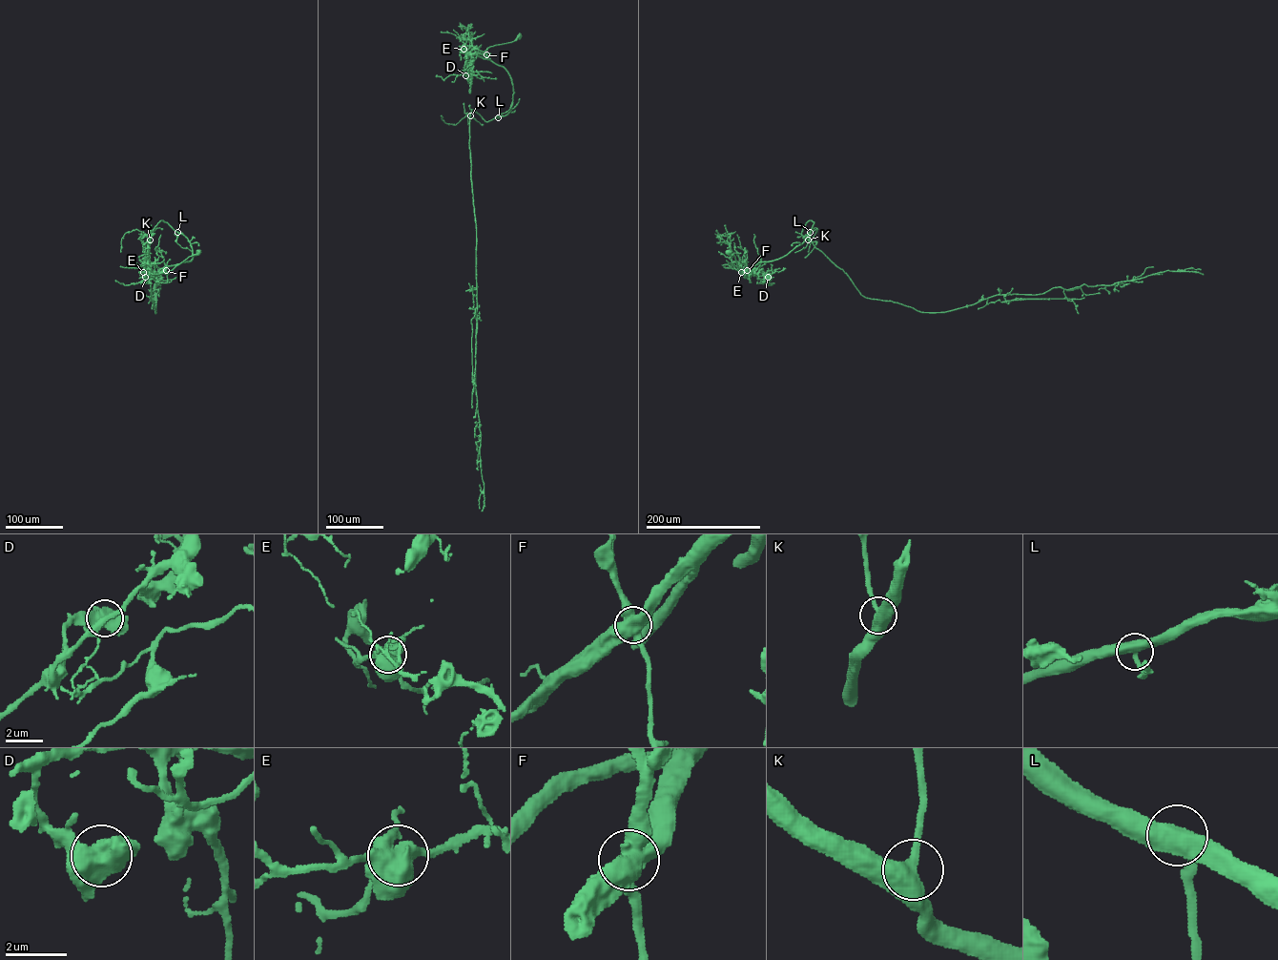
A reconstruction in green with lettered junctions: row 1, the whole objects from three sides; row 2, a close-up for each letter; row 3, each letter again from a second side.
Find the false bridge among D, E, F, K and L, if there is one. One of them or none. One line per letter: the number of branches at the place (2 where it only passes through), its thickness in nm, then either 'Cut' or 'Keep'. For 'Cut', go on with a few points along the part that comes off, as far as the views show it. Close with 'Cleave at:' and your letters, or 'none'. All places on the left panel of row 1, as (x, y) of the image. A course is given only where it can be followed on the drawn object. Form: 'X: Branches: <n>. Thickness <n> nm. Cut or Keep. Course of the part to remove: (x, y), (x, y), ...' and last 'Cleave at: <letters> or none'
D: Branches: 3. Thickness 650 nm. Keep
E: Branches: 4. Thickness 550 nm. Keep
F: Branches: 4. Thickness 600 nm. Cut. Course of the part to remove: (166, 270), (163, 257), (154, 249), (161, 235)
K: Branches: 3. Thickness 440 nm. Keep
L: Branches: 3. Thickness 480 nm. Keep
Cleave at: F

